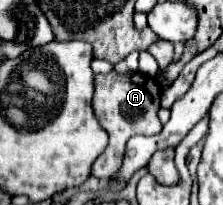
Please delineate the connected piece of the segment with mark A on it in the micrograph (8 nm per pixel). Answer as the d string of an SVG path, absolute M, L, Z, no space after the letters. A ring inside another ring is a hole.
M108 72L108 74L96 74L94 76L94 100L92 108L94 114L100 122L100 126L108 132L110 142L104 154L100 154L94 164L92 164L92 176L96 178L110 178L122 164L124 156L124 146L128 138L134 134L158 134L162 130L162 124L158 120L158 110L160 110L160 92L162 88L158 82L150 76L144 76L140 72L122 76L118 72Z

